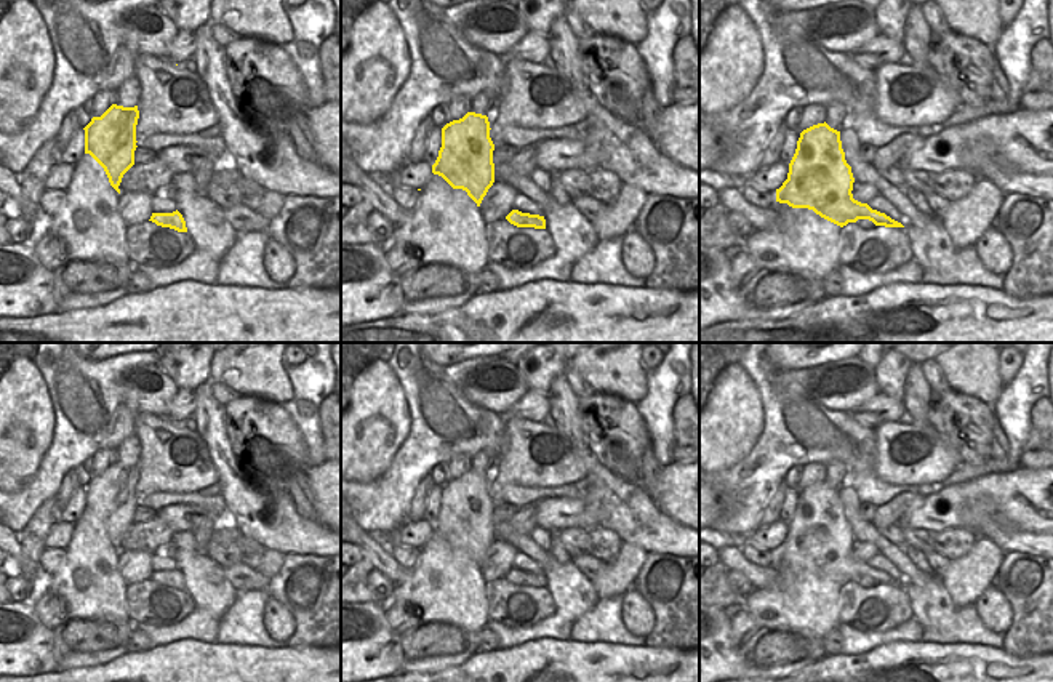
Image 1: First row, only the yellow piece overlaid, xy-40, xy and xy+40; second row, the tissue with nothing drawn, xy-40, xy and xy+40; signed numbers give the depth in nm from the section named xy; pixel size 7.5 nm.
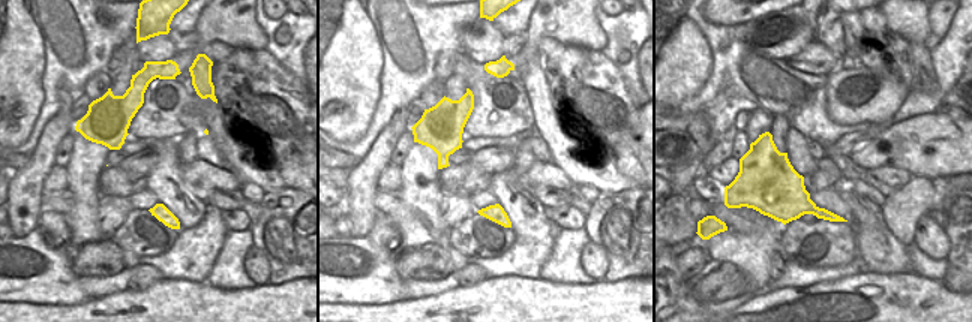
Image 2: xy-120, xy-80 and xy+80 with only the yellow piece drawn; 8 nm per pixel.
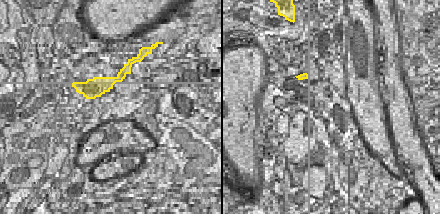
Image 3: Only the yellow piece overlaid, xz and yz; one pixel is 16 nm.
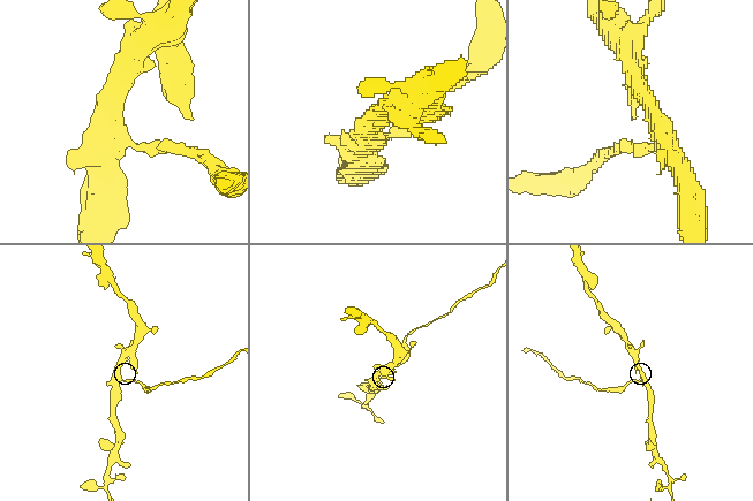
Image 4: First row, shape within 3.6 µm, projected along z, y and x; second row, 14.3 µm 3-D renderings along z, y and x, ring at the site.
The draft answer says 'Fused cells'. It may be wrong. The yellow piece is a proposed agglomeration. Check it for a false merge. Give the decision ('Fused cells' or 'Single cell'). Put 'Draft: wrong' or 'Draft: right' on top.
Draft: right
Fused cells

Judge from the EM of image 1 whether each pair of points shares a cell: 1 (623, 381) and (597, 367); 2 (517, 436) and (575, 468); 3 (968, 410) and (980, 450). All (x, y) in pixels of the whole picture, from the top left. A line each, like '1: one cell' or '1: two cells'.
1: one cell
2: one cell
3: one cell

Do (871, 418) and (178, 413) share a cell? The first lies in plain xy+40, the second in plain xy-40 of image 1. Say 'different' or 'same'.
same

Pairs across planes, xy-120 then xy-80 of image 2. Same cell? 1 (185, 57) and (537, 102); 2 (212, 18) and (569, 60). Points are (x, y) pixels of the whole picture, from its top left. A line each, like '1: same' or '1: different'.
1: different
2: different

